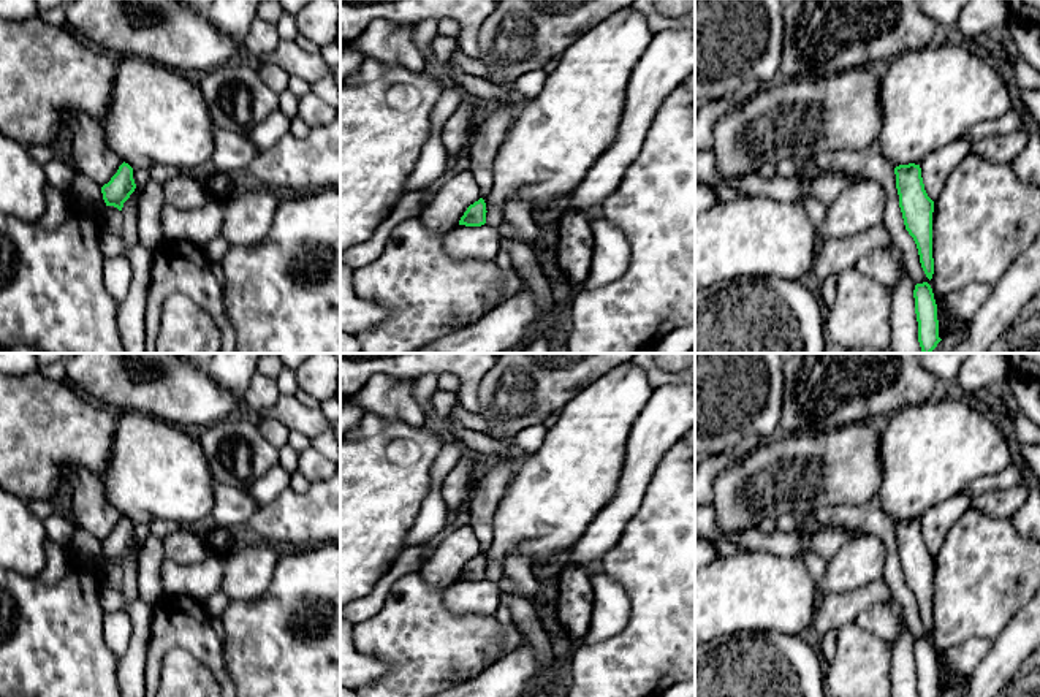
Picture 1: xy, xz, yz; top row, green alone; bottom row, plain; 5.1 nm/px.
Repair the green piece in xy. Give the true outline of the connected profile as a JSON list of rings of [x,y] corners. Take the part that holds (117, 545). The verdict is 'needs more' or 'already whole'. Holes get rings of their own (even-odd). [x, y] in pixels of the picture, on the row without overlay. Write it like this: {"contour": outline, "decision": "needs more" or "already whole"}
{"contour": [[[123,516],[111,535],[101,542],[101,548],[106,561],[114,561],[122,566],[123,558],[135,543],[133,523]]], "decision": "already whole"}

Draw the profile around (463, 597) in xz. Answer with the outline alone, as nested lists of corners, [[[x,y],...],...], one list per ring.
[[[489,580],[454,581],[443,589],[443,604],[454,615],[497,615],[499,586]]]

